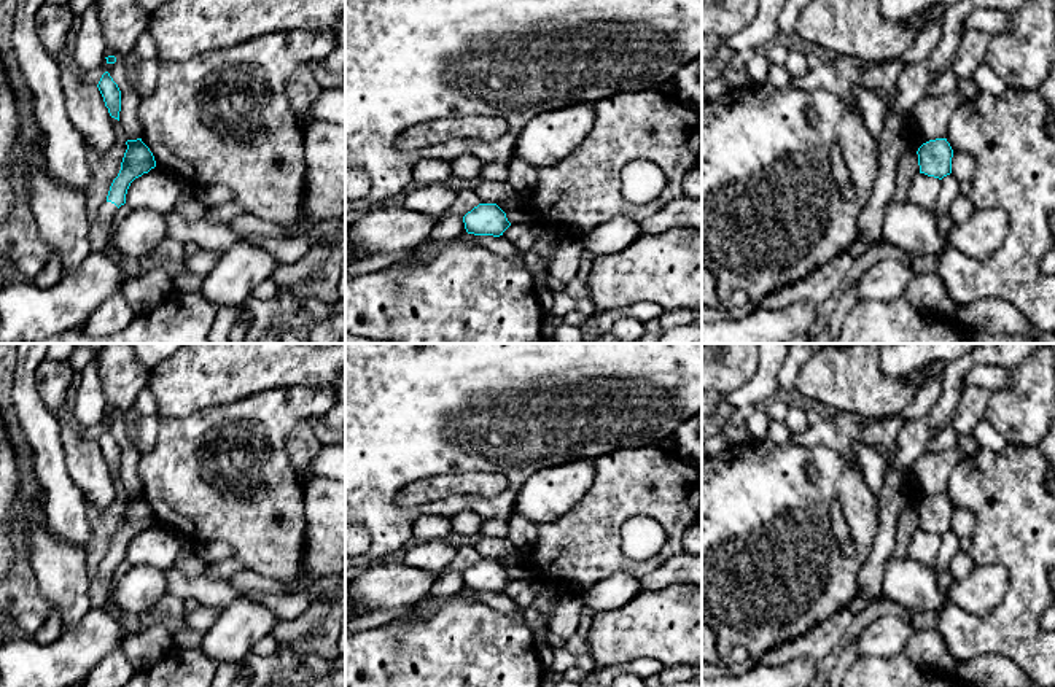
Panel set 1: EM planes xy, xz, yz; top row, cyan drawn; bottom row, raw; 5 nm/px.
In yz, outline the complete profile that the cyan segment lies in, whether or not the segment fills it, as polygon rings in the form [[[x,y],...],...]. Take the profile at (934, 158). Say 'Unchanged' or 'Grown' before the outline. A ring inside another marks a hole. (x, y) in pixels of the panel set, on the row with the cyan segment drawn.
Unchanged. [[[947,138],[923,143],[918,151],[920,173],[942,180],[952,173],[953,149]]]

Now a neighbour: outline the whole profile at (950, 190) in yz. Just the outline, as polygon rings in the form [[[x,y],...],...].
[[[952,173],[944,177],[940,180],[942,183],[942,188],[940,188],[940,192],[939,192],[939,197],[936,200],[936,205],[932,208],[932,213],[939,218],[945,213],[948,213],[948,208],[950,205],[955,202],[955,199],[958,196],[963,194],[961,191],[961,181],[956,180]]]

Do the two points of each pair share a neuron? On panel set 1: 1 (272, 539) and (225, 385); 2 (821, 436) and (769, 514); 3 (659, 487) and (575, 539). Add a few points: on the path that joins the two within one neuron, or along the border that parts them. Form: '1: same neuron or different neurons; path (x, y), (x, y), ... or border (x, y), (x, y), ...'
1: different neurons; border (266, 392), (210, 404), (194, 414)
2: different neurons; border (790, 439), (804, 447), (829, 447), (847, 463)
3: same neuron; path (638, 492), (622, 492), (595, 519)

